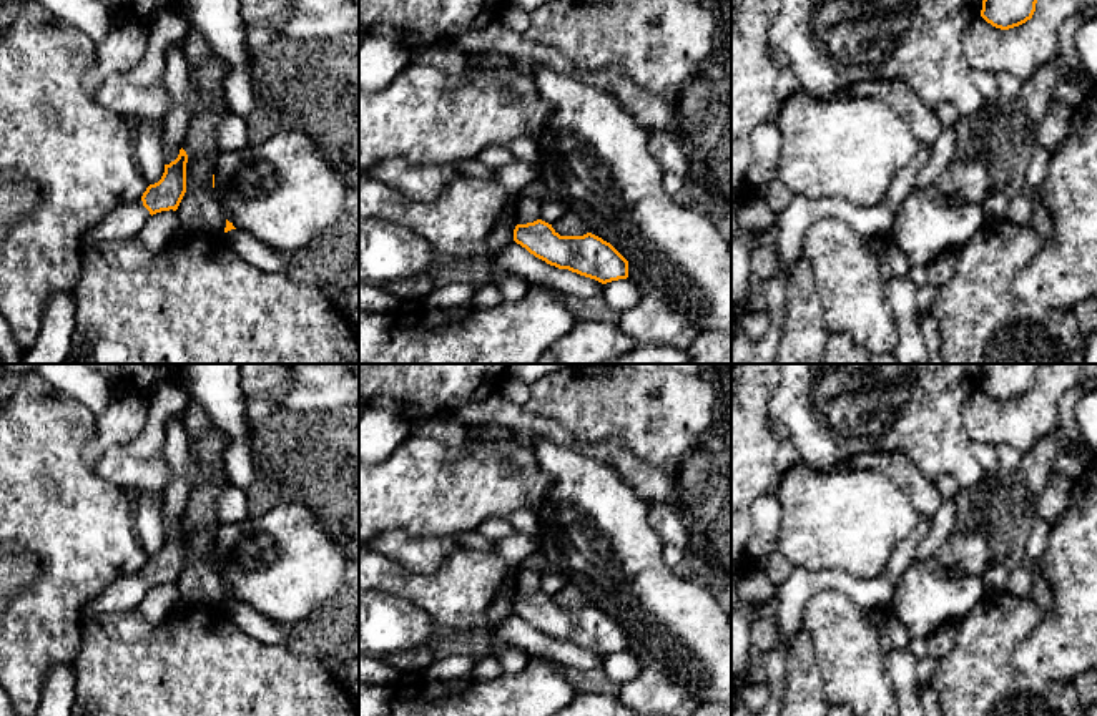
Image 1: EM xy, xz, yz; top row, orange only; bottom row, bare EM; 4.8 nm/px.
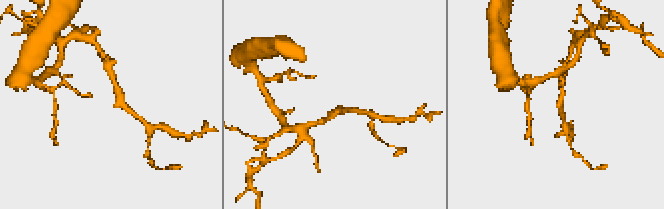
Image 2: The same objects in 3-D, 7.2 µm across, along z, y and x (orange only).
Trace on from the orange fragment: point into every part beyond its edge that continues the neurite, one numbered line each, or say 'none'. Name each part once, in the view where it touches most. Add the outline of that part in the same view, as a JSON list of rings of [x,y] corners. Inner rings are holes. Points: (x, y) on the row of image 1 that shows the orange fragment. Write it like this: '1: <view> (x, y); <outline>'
1: xy (127, 221); [[[141,199],[113,209],[81,236],[81,253],[115,241],[136,239],[150,216]]]

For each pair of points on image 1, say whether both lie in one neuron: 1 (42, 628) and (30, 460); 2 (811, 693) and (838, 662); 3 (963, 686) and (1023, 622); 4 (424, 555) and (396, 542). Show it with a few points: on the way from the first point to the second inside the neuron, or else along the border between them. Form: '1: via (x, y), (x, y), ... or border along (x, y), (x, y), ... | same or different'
1: via (52, 587), (52, 505), (49, 502) | same
2: border along (813, 642), (821, 685), (828, 698) | different
3: via (978, 670), (1006, 638) | same
4: via (418, 555), (403, 549) | same

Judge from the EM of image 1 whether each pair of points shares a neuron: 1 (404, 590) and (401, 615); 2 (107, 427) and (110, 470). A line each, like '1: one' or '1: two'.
1: two
2: two

